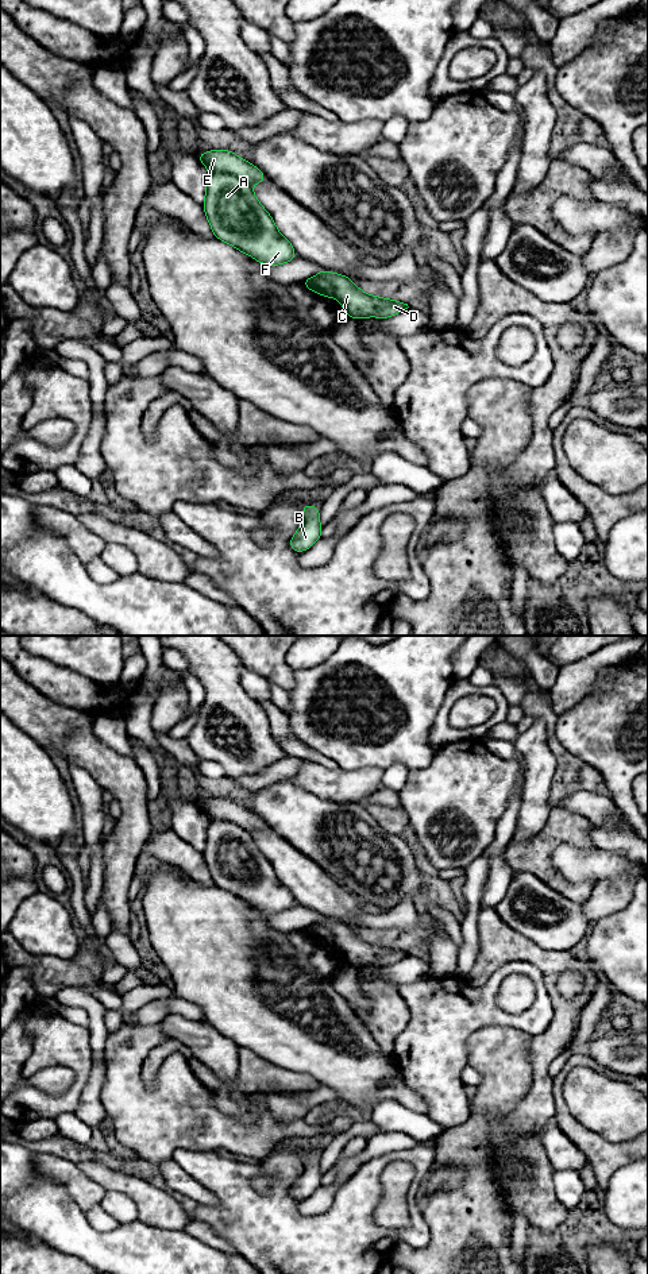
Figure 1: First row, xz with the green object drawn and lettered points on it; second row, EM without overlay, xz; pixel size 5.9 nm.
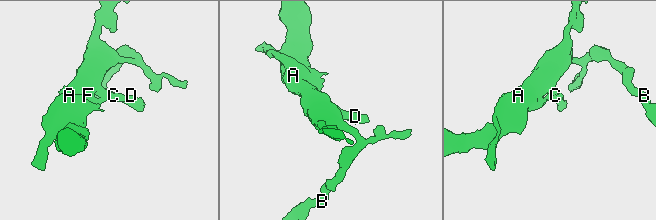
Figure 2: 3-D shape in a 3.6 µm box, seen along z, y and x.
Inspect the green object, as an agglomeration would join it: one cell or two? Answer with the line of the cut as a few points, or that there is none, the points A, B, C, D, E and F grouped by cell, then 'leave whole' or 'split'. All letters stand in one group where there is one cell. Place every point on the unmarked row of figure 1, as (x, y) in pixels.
xz (209, 818), (238, 823), (249, 832) | A B F / C D E | split

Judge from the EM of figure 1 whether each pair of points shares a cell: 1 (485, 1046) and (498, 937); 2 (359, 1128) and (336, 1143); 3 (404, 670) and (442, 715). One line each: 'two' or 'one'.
1: two
2: one
3: two

